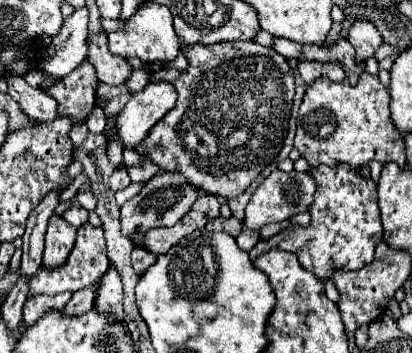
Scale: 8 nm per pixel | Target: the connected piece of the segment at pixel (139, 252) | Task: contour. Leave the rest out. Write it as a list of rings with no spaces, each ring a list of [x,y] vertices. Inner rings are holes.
[[[137,245],[137,247],[133,249],[131,259],[133,259],[133,269],[141,275],[141,273],[145,273],[145,269],[147,269],[149,265],[153,265],[153,263],[155,263],[157,255],[155,255],[155,253],[151,253],[149,249],[143,249],[141,245]]]

